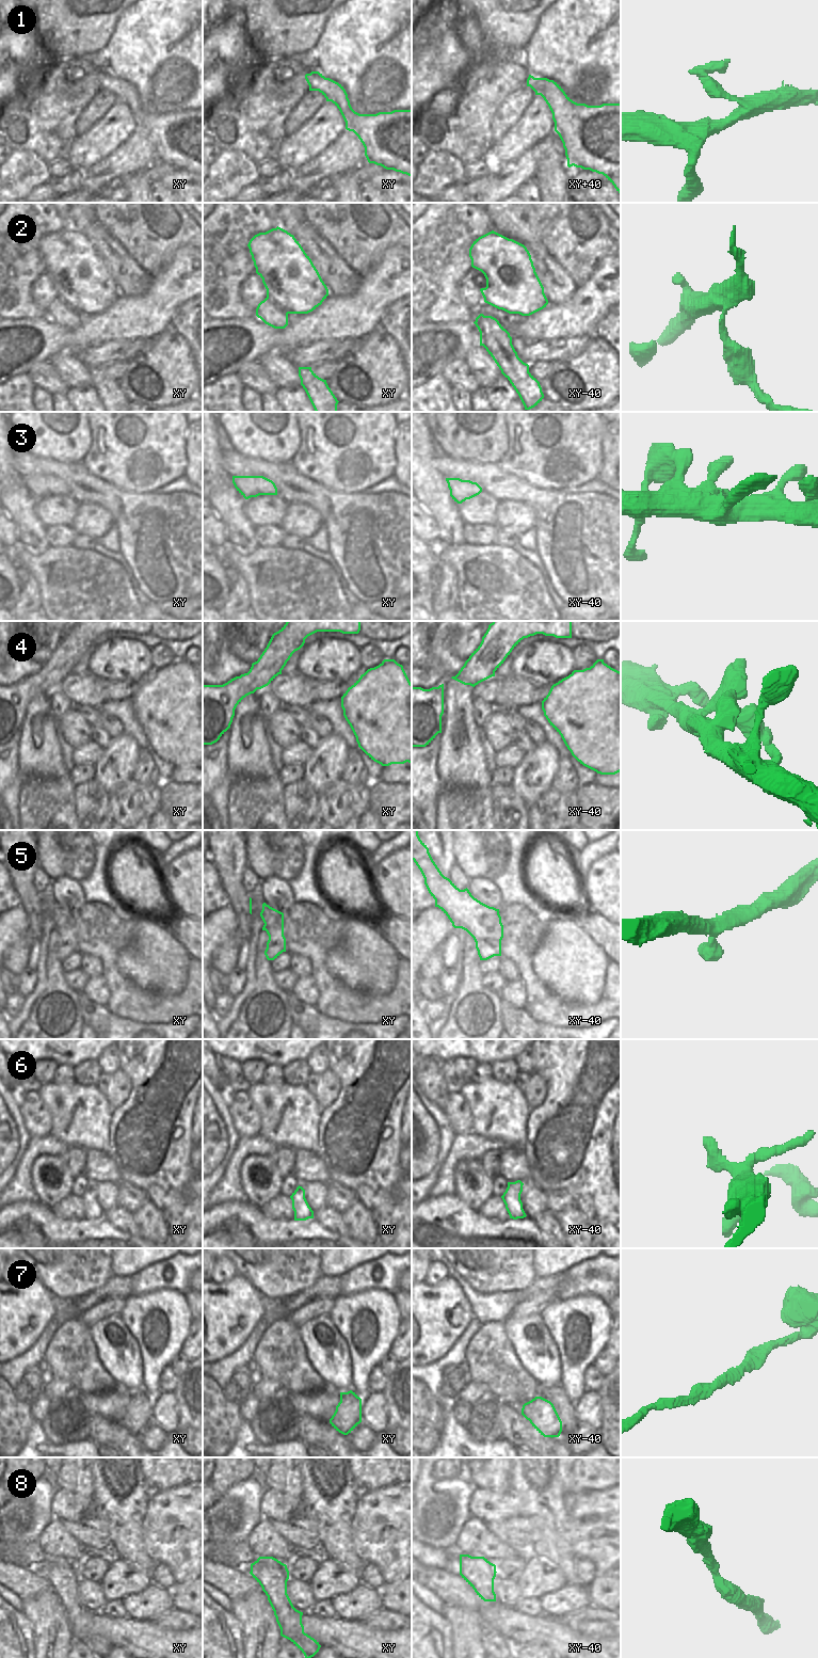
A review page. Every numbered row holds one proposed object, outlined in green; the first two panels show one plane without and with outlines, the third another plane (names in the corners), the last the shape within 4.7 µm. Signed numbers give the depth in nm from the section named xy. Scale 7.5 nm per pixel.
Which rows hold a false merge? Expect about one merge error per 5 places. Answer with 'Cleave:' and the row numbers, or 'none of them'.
Cleave: 2

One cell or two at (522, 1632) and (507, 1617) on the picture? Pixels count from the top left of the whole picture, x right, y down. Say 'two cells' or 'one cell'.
one cell

